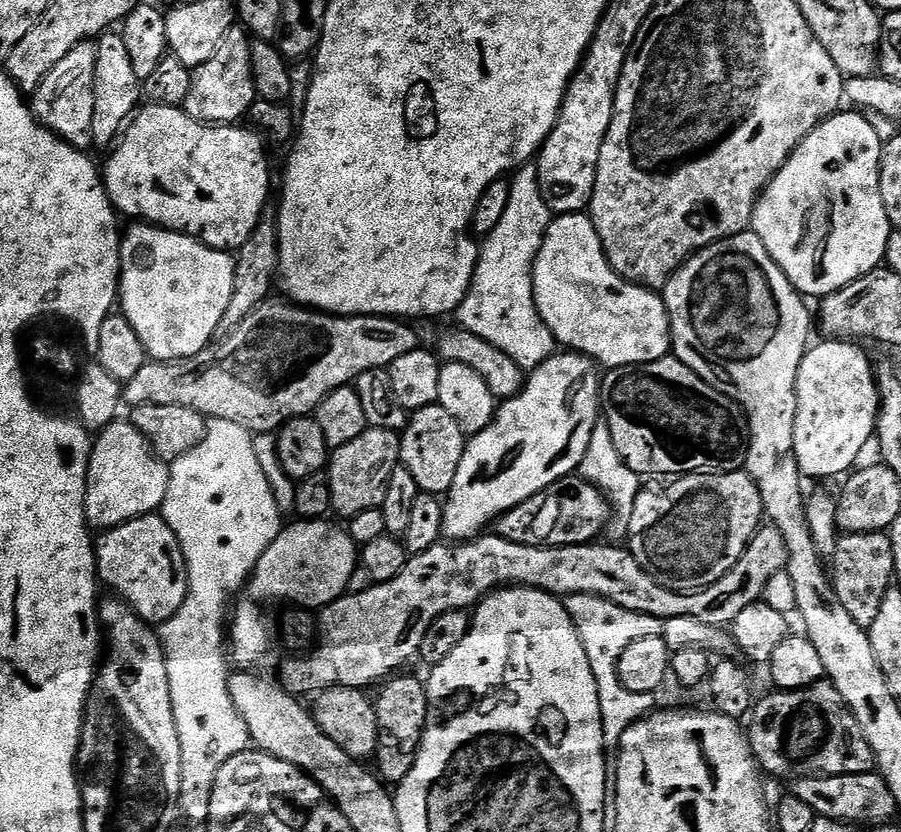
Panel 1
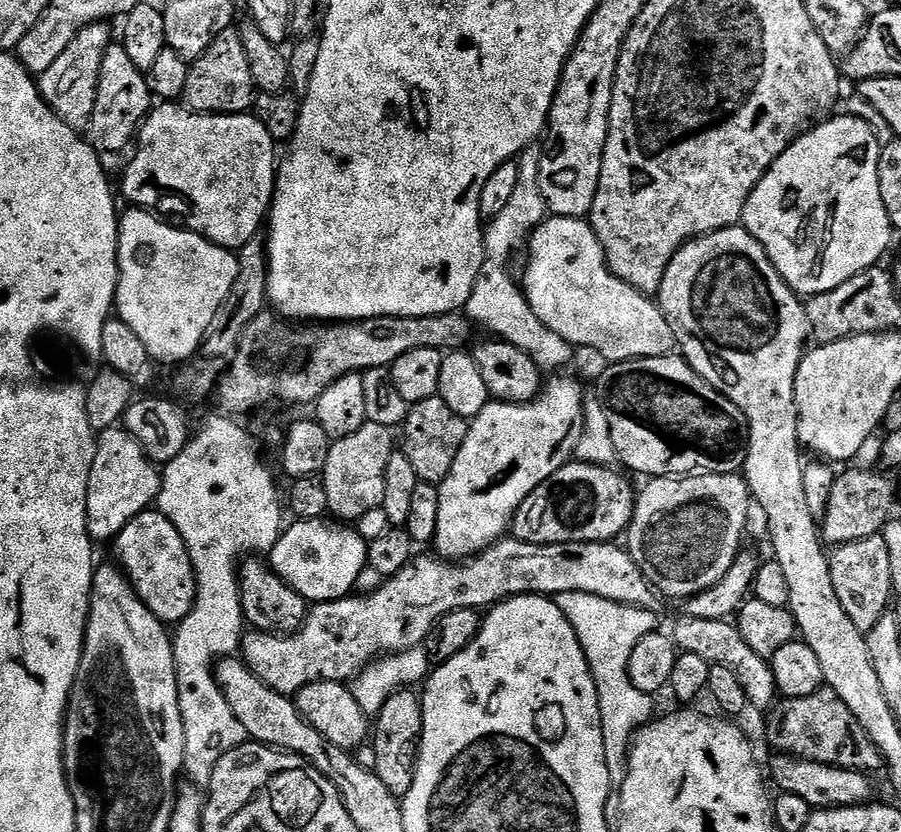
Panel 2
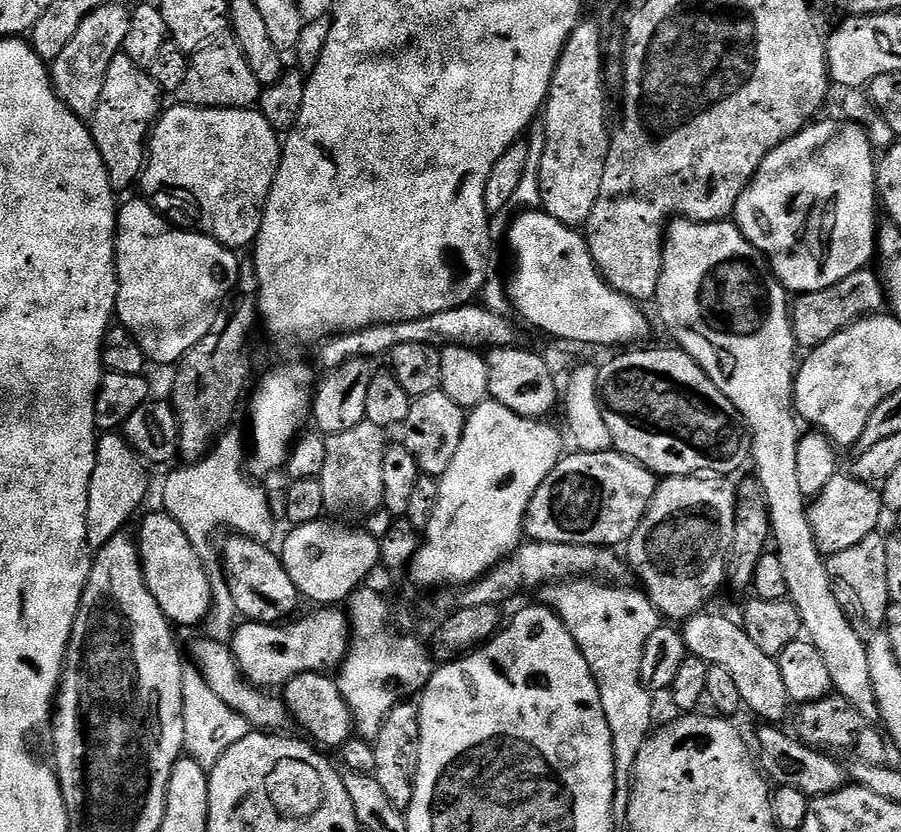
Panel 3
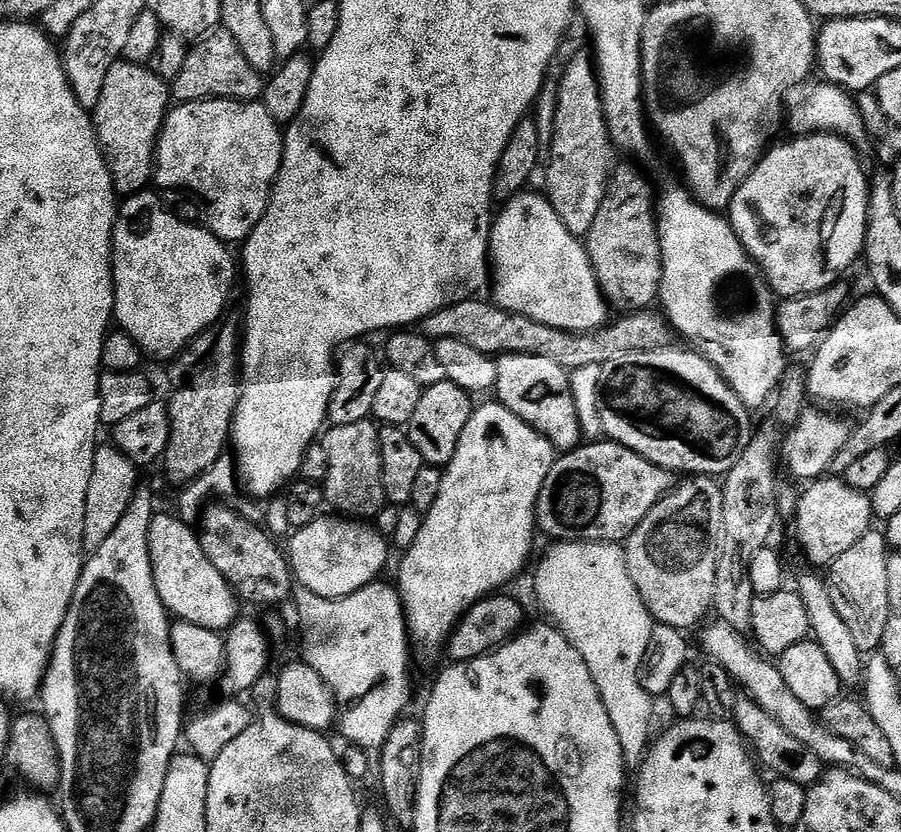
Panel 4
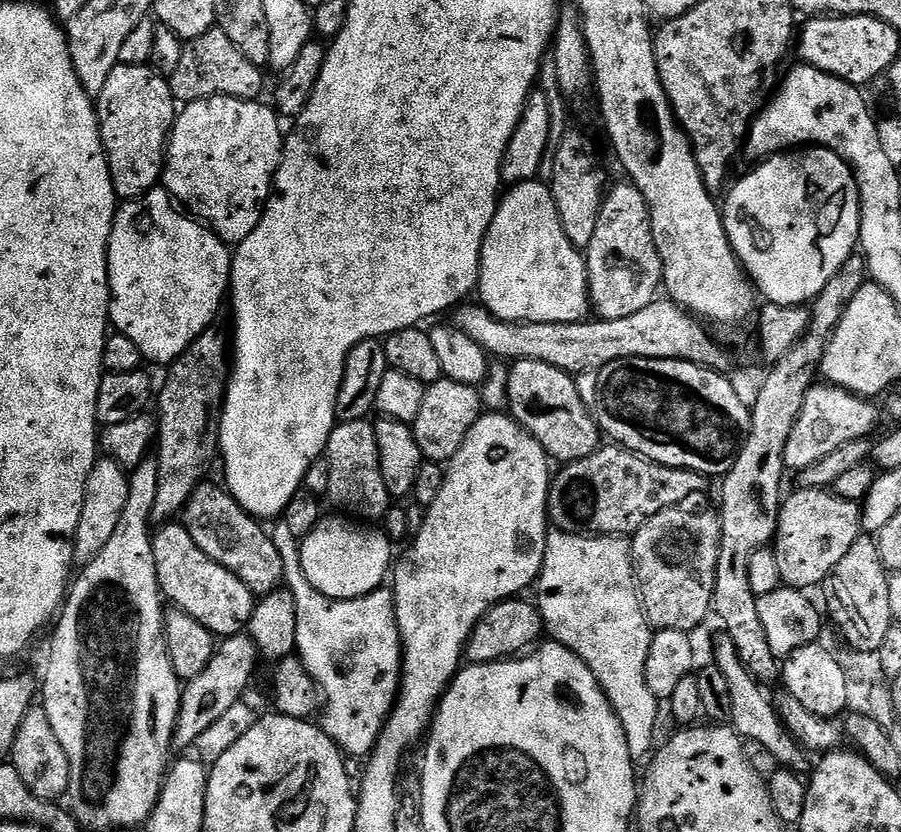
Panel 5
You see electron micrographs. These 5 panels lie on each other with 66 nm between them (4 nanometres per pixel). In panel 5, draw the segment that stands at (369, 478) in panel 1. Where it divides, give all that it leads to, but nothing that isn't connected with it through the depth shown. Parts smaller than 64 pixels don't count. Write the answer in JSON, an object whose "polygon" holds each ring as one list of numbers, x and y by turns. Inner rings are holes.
{"polygon":[[368,418,340,420,328,439,326,457,330,470,327,503,329,500,336,507,333,509,361,522,383,521,384,515,393,507,394,497,388,492,386,478,382,478,375,423]]}

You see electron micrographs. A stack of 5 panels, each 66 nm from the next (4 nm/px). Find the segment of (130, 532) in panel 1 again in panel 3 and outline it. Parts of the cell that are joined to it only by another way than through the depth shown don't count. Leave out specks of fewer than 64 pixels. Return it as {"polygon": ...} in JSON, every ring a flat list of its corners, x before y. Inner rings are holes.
{"polygon":[[163,510,152,512,140,524,138,547,144,581,164,617,173,625,181,624,184,628,191,624,203,625,212,611,212,581,209,569,204,569,200,561,201,553,192,547,182,526]]}

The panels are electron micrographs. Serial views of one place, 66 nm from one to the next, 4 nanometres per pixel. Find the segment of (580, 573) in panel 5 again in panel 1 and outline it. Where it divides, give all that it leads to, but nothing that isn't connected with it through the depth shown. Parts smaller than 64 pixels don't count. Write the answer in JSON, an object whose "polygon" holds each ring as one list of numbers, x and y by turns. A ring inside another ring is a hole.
{"polygon":[[570,596,563,601,563,606,578,630,578,638,582,638,582,650,586,650,594,682,598,682,598,706,602,710,604,747,608,750,619,749,622,734,626,734,626,730,630,730,634,722,649,715,656,708,656,704,652,693,638,694,622,686,618,678,618,658,622,658,630,642,638,642,638,638,661,635,664,621,655,620,646,614,622,610,622,606,604,600,601,596]]}

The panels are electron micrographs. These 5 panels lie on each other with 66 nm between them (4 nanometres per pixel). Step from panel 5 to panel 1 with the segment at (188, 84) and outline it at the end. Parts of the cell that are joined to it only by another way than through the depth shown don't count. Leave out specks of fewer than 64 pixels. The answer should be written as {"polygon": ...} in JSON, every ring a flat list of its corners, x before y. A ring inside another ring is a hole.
{"polygon":[[233,26,222,38,218,50,210,62,192,69,190,94,186,94,184,111,203,124,236,124,249,115,252,104,257,100,256,87,252,77,252,46,250,33,243,26]]}

